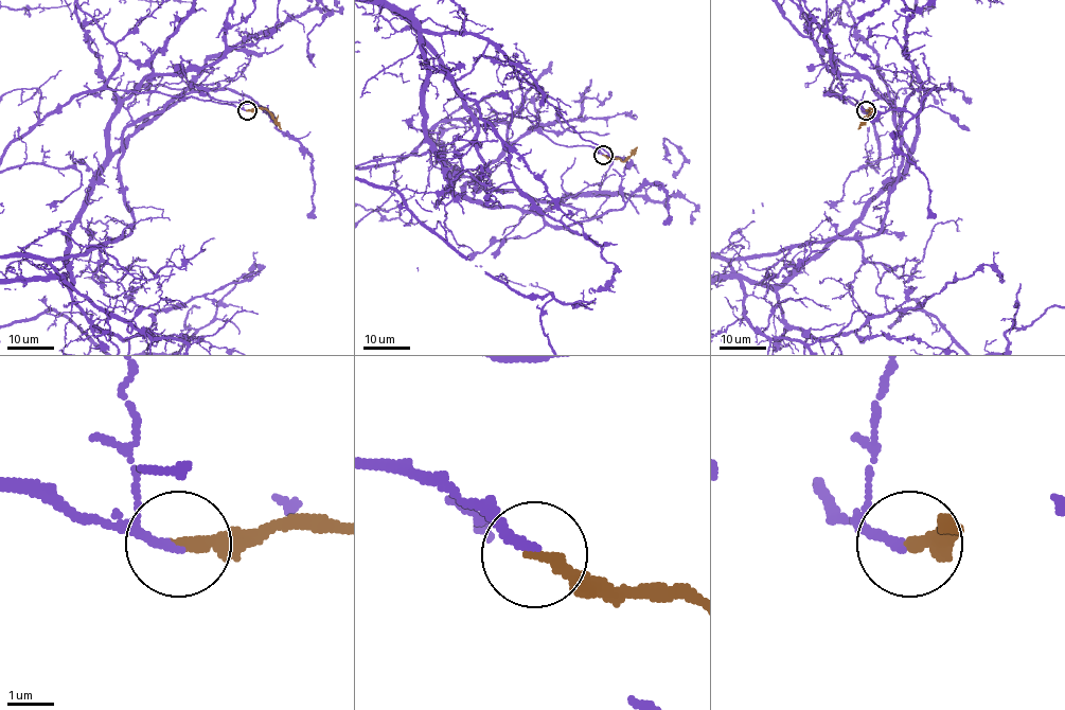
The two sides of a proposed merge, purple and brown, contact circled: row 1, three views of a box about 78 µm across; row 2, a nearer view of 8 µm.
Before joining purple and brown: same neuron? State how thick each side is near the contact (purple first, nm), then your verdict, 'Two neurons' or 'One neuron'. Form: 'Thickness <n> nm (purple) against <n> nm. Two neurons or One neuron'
Thickness 190 nm (purple) against 280 nm. One neuron

